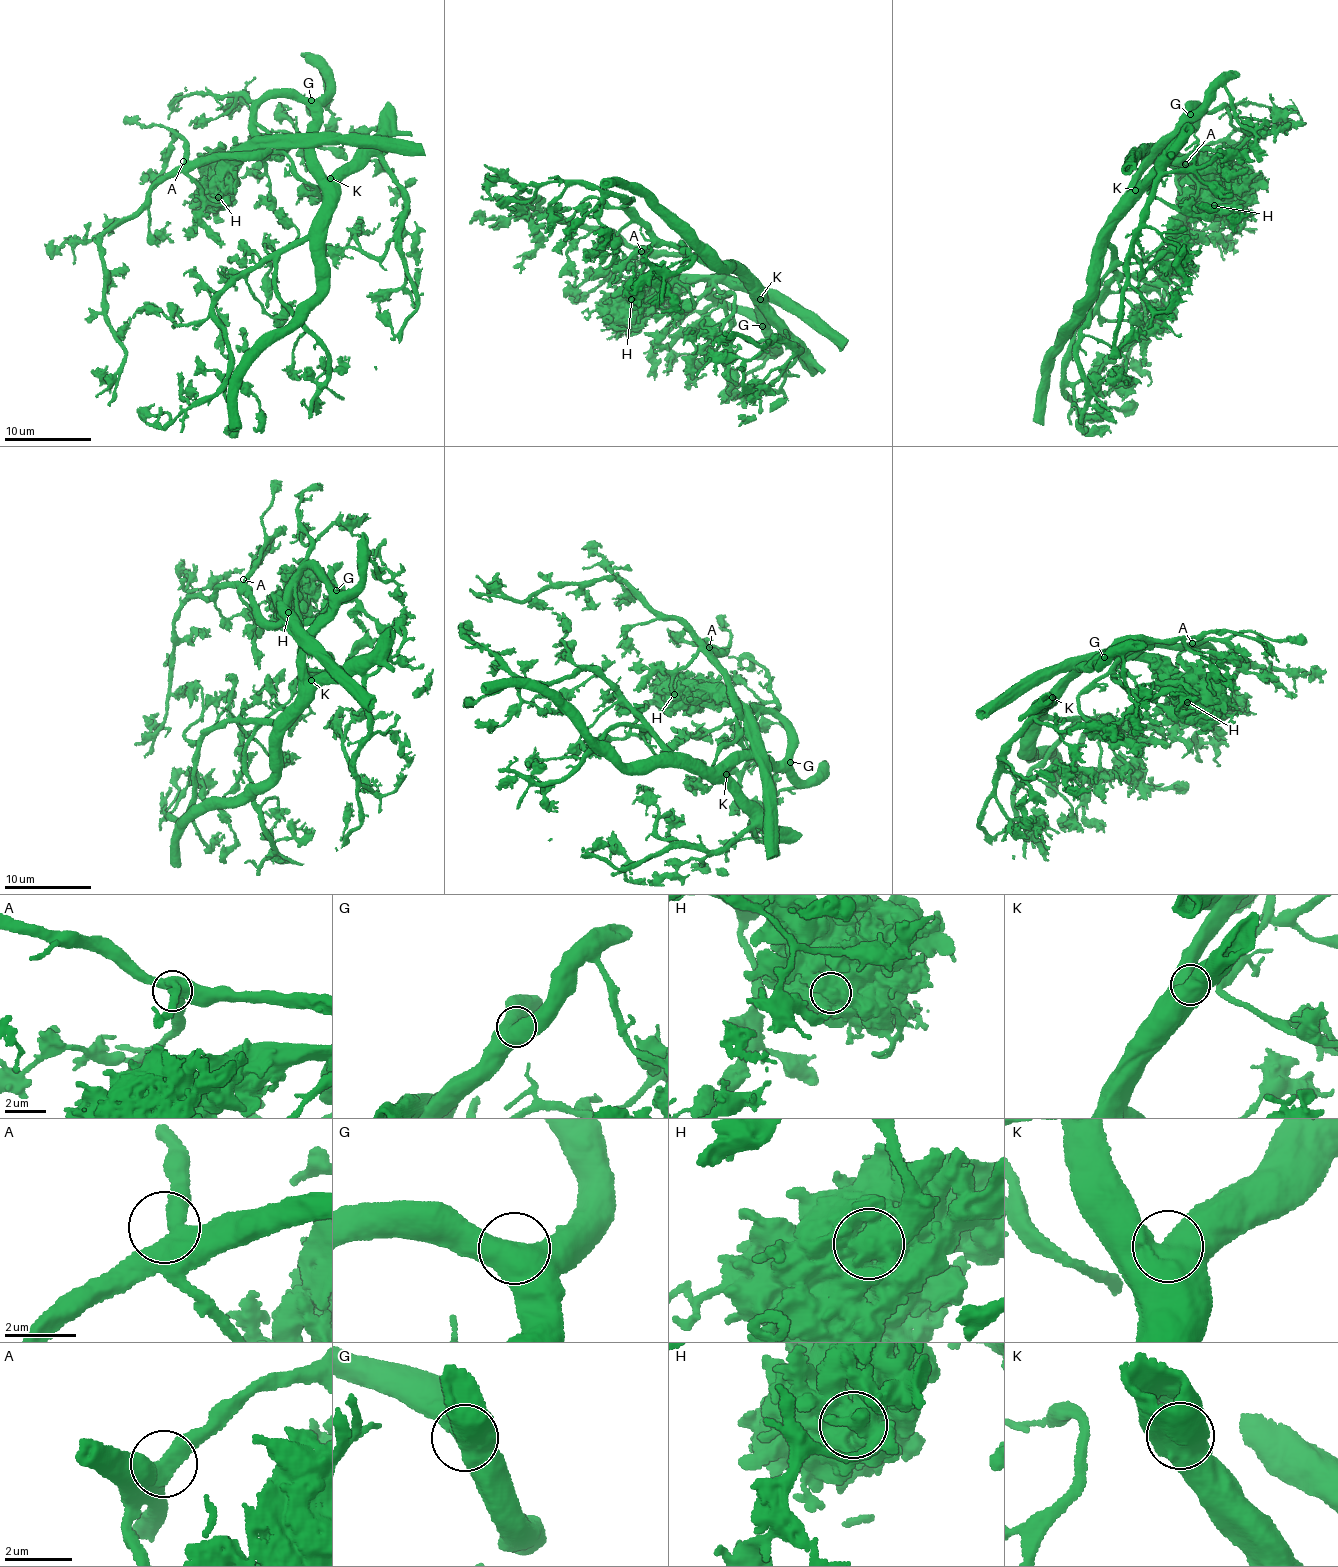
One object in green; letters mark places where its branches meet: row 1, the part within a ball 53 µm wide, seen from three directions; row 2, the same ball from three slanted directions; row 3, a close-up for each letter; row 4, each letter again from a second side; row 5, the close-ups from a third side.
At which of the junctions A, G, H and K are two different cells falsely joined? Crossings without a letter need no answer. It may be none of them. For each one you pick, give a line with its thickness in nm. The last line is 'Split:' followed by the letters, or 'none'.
H: calibre 1450 nm
Split: H

